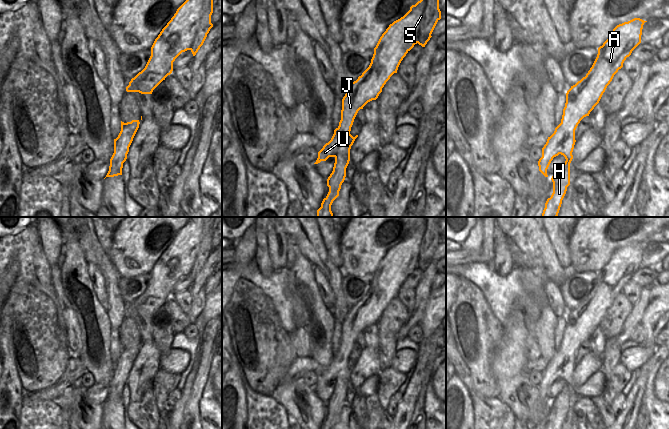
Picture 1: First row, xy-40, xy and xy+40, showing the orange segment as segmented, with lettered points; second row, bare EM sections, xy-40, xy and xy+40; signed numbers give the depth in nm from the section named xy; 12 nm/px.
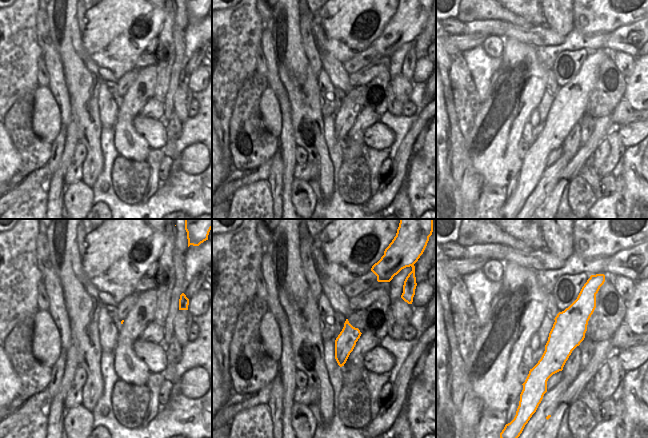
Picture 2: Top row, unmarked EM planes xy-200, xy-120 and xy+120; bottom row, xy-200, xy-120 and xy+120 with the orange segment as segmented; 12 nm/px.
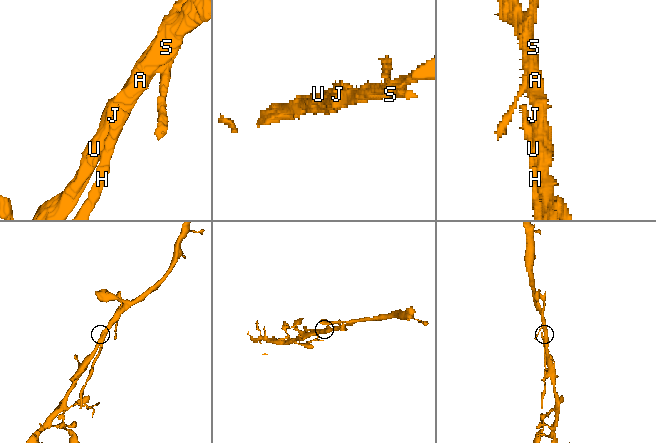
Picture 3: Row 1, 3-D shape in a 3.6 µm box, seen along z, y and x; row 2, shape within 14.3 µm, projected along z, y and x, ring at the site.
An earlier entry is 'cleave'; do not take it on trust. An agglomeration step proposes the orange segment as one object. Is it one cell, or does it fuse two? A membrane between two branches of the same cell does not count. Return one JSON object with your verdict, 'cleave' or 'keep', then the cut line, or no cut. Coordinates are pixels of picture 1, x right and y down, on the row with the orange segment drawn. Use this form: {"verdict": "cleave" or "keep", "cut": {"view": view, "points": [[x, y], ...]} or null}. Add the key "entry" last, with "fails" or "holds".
{"verdict": "cleave", "cut": {"view": "xy", "points": [[349, 133], [349, 145], [342, 147], [335, 157]]}, "entry": "holds"}

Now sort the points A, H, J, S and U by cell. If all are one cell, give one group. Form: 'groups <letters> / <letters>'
groups A J S U / H

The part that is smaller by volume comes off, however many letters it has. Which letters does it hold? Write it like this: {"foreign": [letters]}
{"foreign": ["H"]}

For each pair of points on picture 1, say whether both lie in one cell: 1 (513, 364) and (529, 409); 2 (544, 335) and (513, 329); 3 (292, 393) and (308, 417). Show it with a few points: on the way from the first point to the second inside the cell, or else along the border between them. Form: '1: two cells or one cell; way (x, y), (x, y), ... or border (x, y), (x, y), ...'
1: one cell; way (513, 375), (514, 385), (523, 398)
2: two cells; border (522, 309), (524, 323), (529, 333)
3: one cell; way (298, 399), (308, 411)

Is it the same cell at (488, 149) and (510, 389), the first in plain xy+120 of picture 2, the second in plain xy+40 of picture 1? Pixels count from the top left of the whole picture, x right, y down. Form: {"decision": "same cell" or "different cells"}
{"decision": "same cell"}

